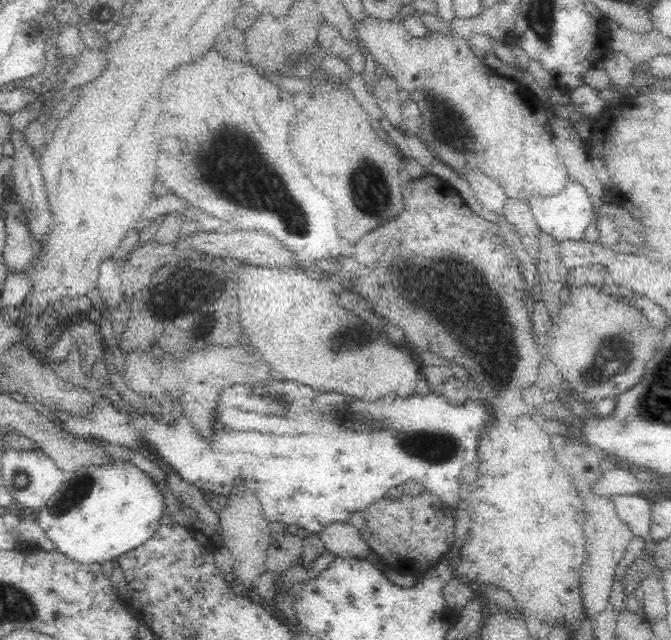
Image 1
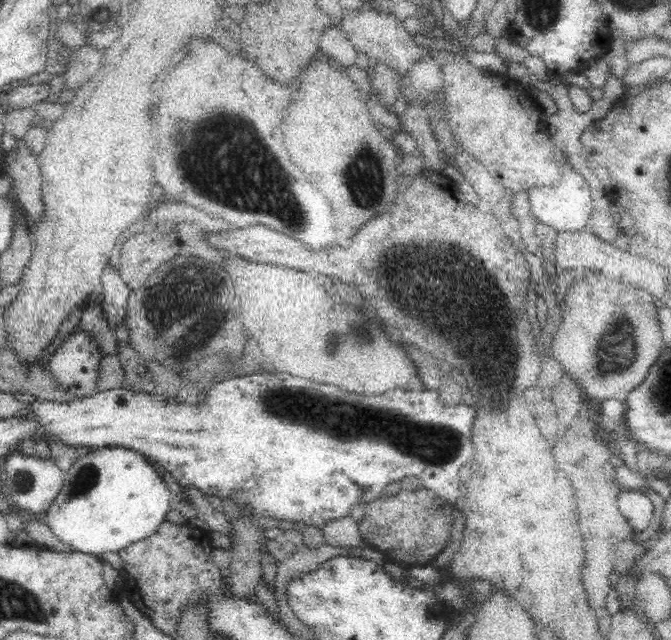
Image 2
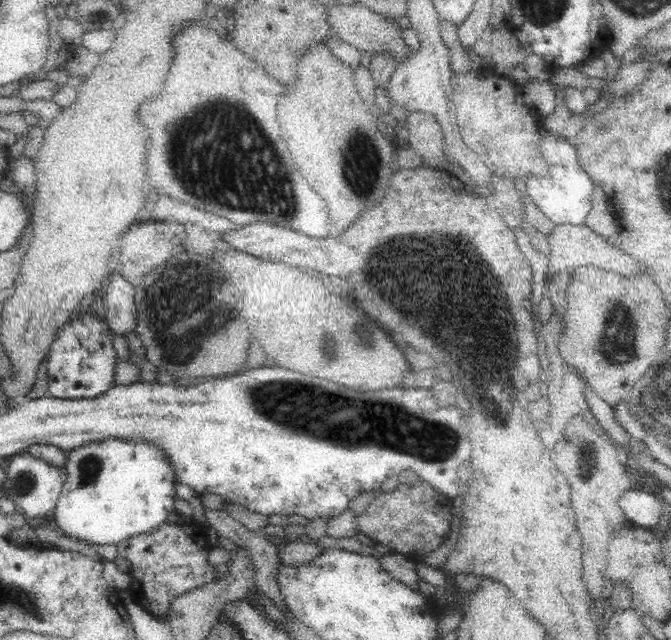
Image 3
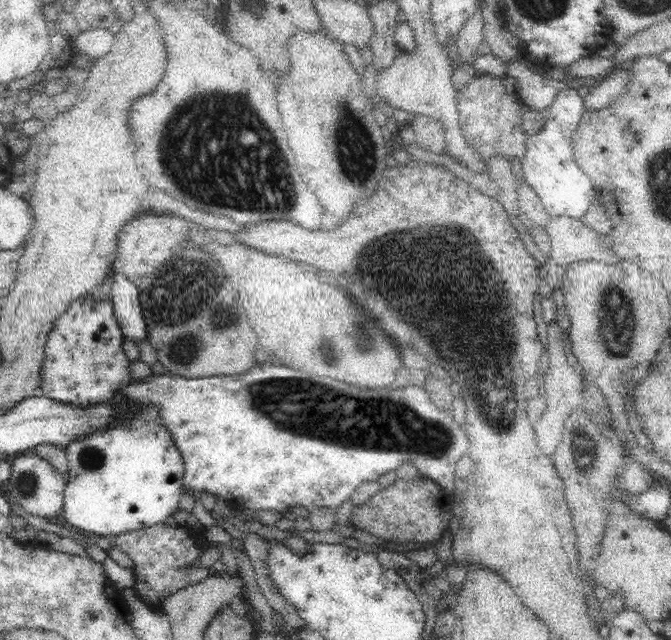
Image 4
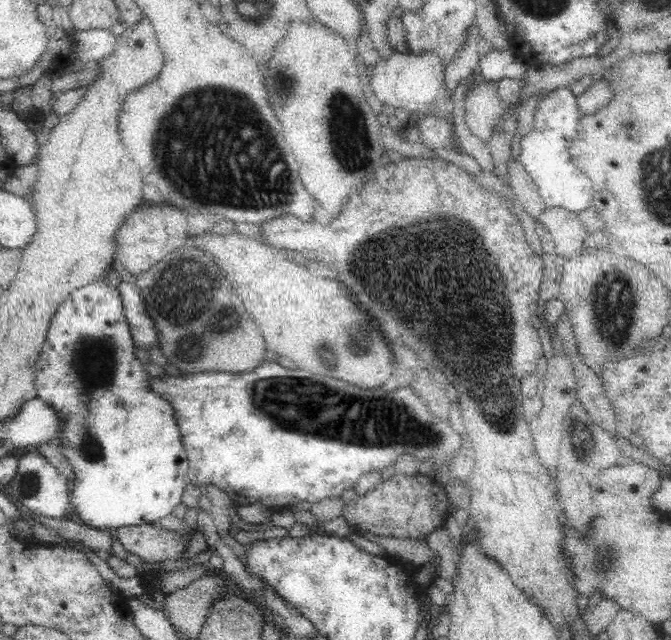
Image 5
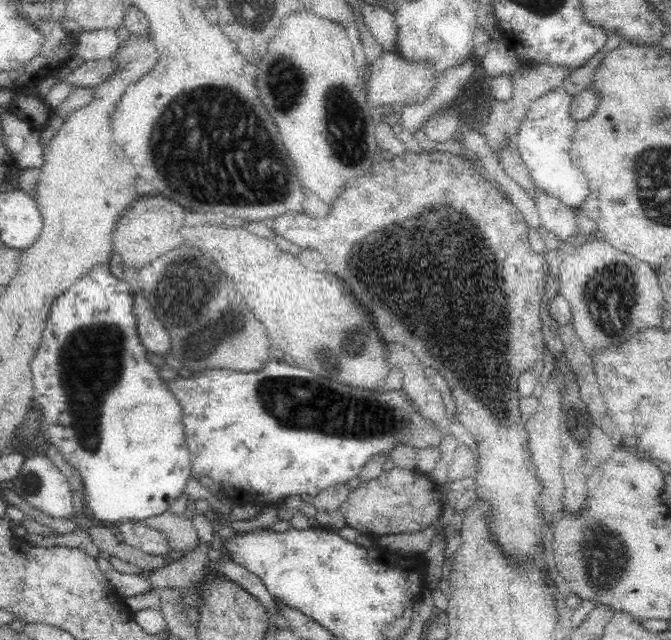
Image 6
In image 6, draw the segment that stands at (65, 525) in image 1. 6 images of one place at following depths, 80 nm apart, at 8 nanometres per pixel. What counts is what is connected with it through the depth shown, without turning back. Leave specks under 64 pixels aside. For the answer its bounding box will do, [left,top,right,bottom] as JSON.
[31,264,191,529]

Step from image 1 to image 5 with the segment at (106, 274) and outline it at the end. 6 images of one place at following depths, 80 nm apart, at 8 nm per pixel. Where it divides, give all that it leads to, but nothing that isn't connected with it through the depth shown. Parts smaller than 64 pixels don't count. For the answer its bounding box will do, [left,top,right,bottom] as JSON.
[116,282,158,349]

